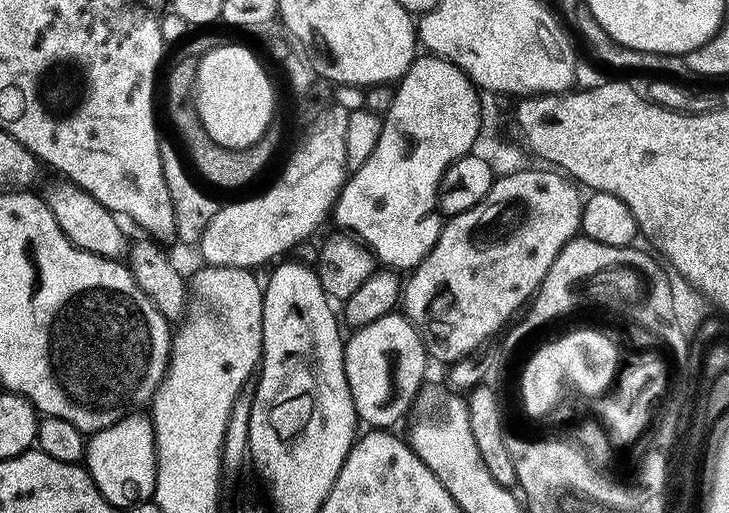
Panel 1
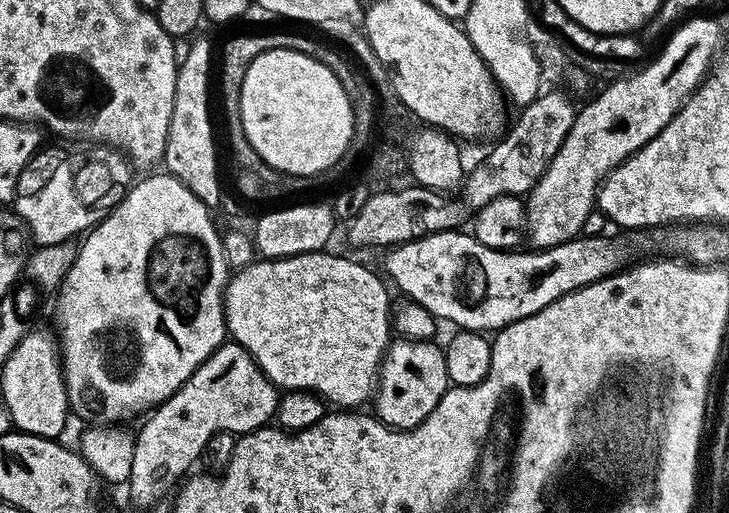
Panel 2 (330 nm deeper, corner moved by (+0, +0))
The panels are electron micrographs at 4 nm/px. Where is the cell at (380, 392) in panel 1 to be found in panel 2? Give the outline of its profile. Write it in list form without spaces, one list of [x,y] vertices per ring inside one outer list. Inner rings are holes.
[[[393,339],[380,364],[374,393],[375,415],[389,428],[416,428],[438,406],[449,387],[443,347],[432,340]]]

